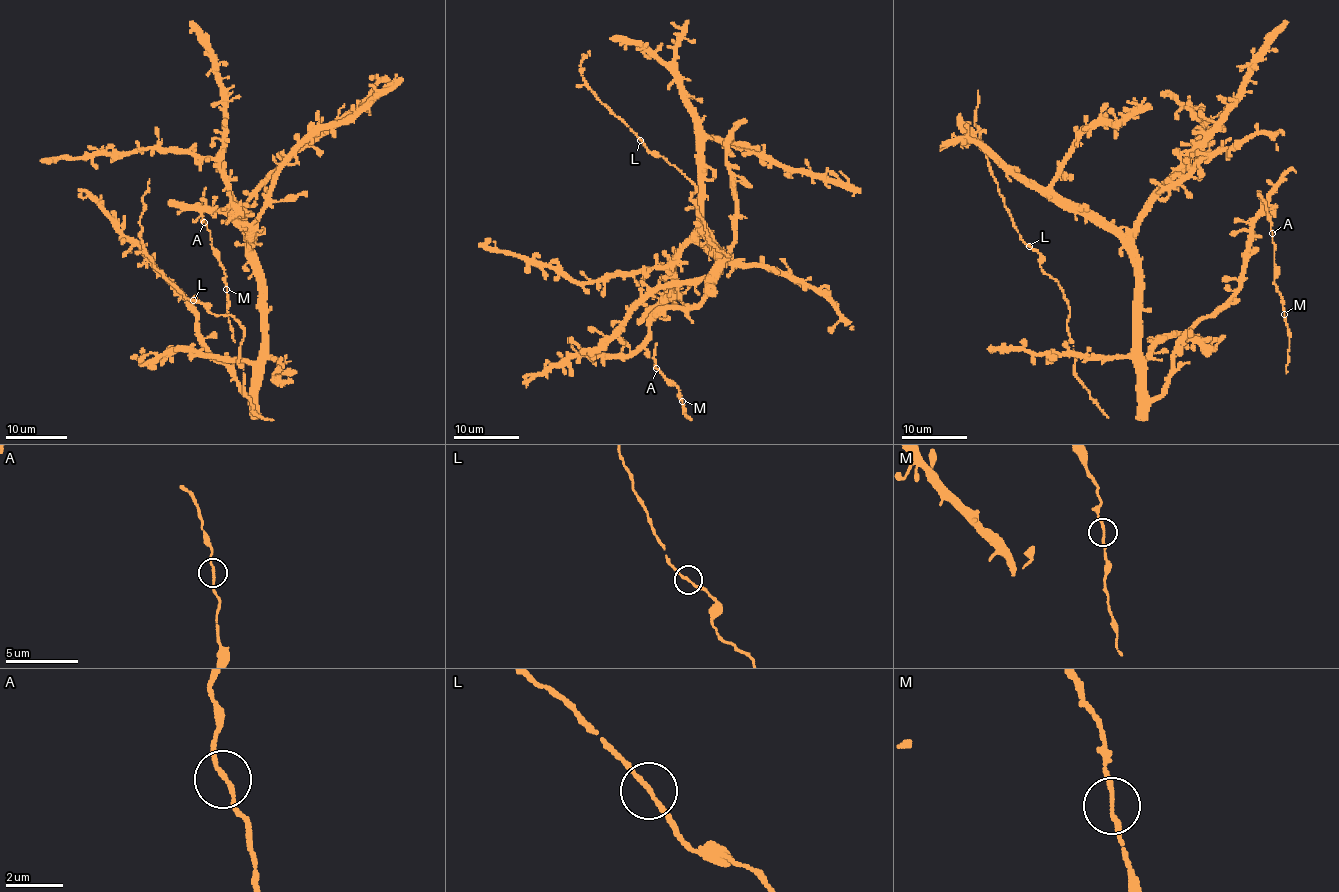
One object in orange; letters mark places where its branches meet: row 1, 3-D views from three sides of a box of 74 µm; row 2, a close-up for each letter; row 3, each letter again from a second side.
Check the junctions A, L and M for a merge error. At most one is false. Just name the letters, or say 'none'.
none

